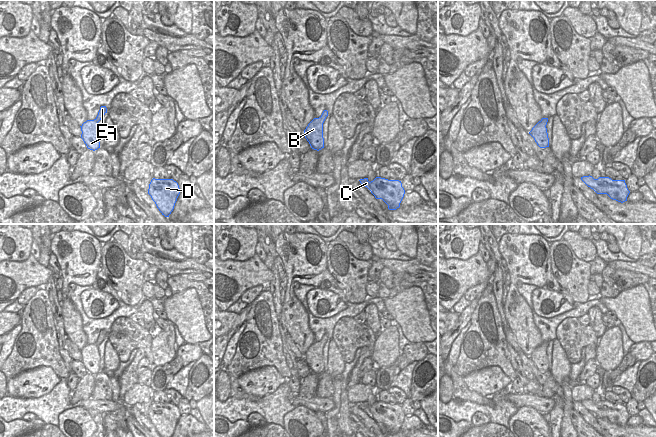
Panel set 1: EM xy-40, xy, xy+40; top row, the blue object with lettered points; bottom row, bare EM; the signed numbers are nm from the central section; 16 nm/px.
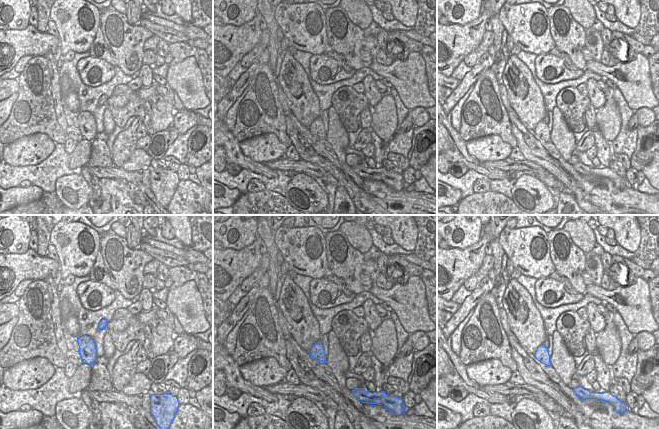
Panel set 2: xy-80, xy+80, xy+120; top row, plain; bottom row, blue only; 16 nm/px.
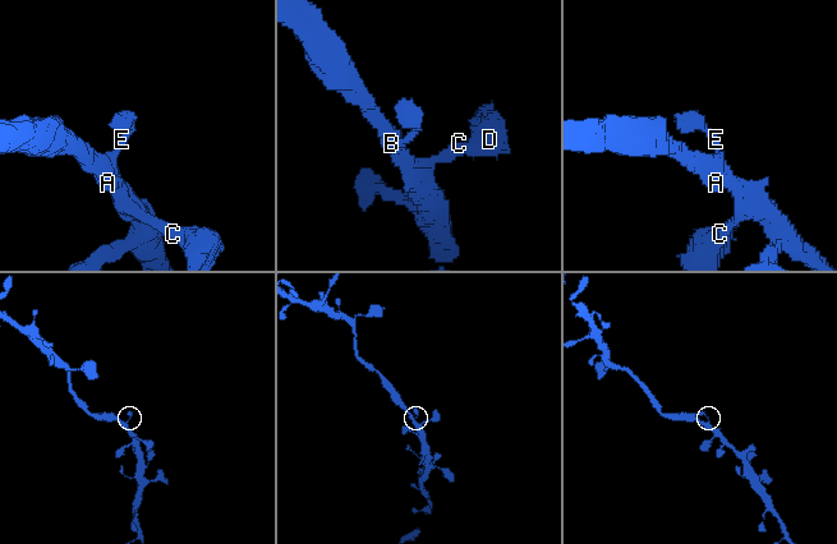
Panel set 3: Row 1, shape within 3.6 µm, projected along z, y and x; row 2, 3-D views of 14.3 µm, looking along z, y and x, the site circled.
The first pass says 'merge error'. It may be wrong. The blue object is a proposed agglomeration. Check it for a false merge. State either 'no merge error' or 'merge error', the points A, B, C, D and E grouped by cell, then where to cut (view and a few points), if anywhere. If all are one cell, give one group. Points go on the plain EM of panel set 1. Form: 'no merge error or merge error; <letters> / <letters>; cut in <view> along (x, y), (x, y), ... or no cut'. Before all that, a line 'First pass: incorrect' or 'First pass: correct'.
First pass: incorrect
no merge error; A B C D E; no cut

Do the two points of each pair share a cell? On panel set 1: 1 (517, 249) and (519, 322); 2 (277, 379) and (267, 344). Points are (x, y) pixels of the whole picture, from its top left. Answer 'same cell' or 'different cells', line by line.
1: same cell
2: different cells

